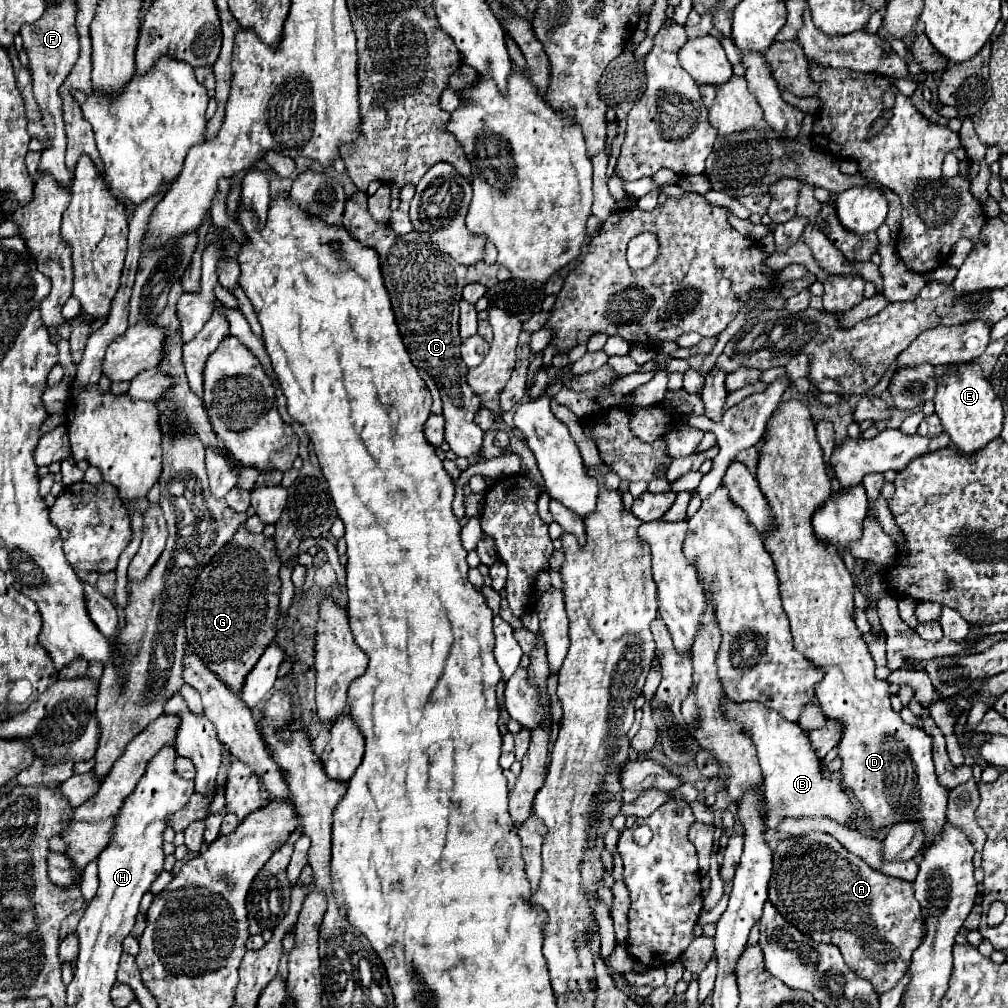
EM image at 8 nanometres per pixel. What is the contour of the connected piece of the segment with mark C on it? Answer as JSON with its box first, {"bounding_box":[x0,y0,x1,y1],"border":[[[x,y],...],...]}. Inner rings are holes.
{"bounding_box":[342,192,512,456],"border":[[[356,192],[348,198],[342,224],[356,240],[380,254],[382,276],[390,292],[396,322],[410,358],[416,366],[426,370],[440,388],[442,416],[446,418],[444,440],[450,444],[450,450],[456,456],[476,456],[480,452],[484,432],[474,424],[474,414],[480,410],[482,402],[476,398],[476,394],[472,394],[472,388],[466,382],[468,366],[464,366],[464,360],[460,358],[458,302],[464,286],[470,282],[480,282],[486,288],[492,288],[498,282],[510,280],[512,276],[508,274],[506,266],[500,266],[498,262],[486,264],[480,260],[472,266],[460,266],[454,258],[448,258],[448,254],[436,250],[436,246],[432,246],[432,242],[428,242],[428,238],[420,232],[412,230],[406,236],[396,236],[388,224],[376,222],[370,216],[366,192]]]}

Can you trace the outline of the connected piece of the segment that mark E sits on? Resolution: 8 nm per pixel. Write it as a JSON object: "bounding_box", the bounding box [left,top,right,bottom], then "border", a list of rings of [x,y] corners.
{"bounding_box":[934,362,1004,452],"border":[[[972,362],[972,364],[956,364],[958,374],[948,372],[950,366],[936,366],[936,394],[934,394],[934,404],[936,404],[936,414],[942,420],[944,432],[952,438],[958,450],[962,452],[976,452],[984,448],[990,440],[1000,436],[1002,430],[1002,420],[1004,420],[1004,410],[1002,402],[996,396],[992,384],[984,378],[982,368]]]}

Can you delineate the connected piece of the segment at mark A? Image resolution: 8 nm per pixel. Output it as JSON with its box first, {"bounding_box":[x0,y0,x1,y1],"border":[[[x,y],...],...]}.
{"bounding_box":[768,832,924,994],"border":[[[824,832],[790,836],[778,844],[768,892],[772,906],[790,924],[816,942],[836,944],[846,964],[870,980],[878,994],[898,984],[908,970],[912,950],[924,938],[924,918],[920,918],[912,884],[872,870]]]}

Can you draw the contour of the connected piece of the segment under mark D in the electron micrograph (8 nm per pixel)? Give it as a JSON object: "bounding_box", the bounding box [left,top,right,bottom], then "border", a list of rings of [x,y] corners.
{"bounding_box":[756,400,948,844],"border":[[[800,400],[782,402],[768,418],[758,456],[756,480],[762,494],[766,494],[768,504],[772,506],[772,522],[776,522],[776,534],[772,534],[772,538],[764,538],[764,546],[768,548],[768,554],[772,556],[778,572],[782,608],[790,620],[794,648],[802,652],[810,662],[826,670],[824,680],[816,686],[816,698],[820,700],[826,718],[846,724],[842,740],[838,744],[838,756],[842,758],[842,784],[846,790],[850,790],[852,798],[860,802],[862,810],[868,814],[876,830],[892,826],[900,820],[918,820],[924,826],[928,844],[940,834],[946,822],[948,790],[942,788],[936,780],[930,736],[922,728],[906,724],[900,714],[892,710],[888,682],[874,678],[874,660],[852,618],[852,576],[848,574],[838,552],[832,550],[832,546],[824,546],[824,542],[816,542],[816,534],[812,534],[812,514],[832,496],[832,490],[826,464],[822,460],[822,450],[814,434],[814,422],[810,418],[808,404]]]}

